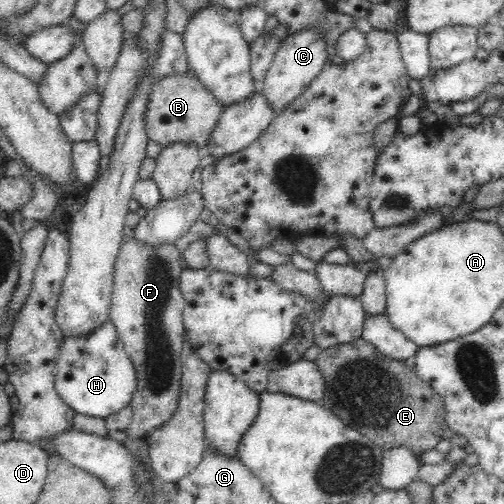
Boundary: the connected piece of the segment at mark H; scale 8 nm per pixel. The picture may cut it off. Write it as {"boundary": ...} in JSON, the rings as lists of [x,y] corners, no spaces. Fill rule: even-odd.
{"boundary":[[[110,321],[90,334],[63,338],[57,352],[54,386],[62,402],[76,413],[104,418],[129,404],[136,388],[135,368]]]}

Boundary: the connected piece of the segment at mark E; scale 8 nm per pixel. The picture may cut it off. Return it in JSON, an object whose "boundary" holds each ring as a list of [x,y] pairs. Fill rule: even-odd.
{"boundary":[[[360,336],[350,342],[321,349],[315,363],[325,383],[322,404],[341,418],[346,426],[352,426],[364,436],[368,436],[383,451],[404,446],[419,459],[426,450],[436,449],[438,442],[442,440],[442,433],[448,428],[442,396],[434,391],[430,383],[422,380],[413,367],[406,365],[404,360],[396,360],[382,354],[378,348]]]}

